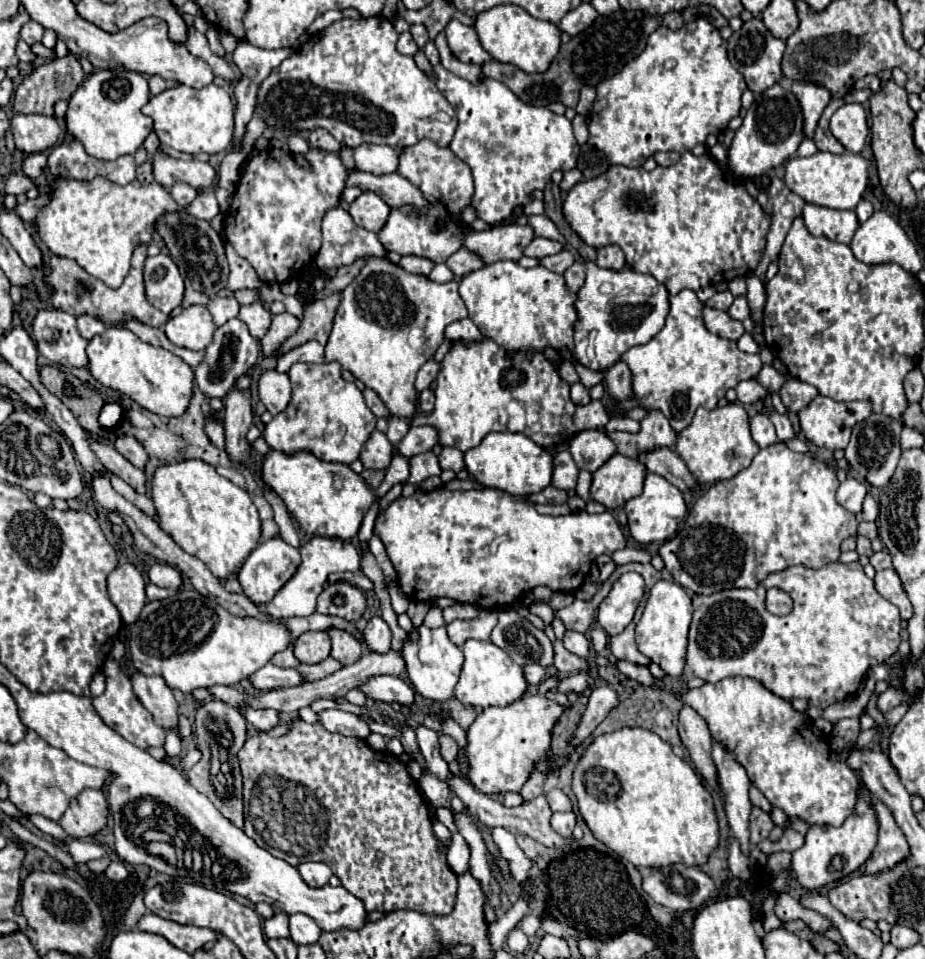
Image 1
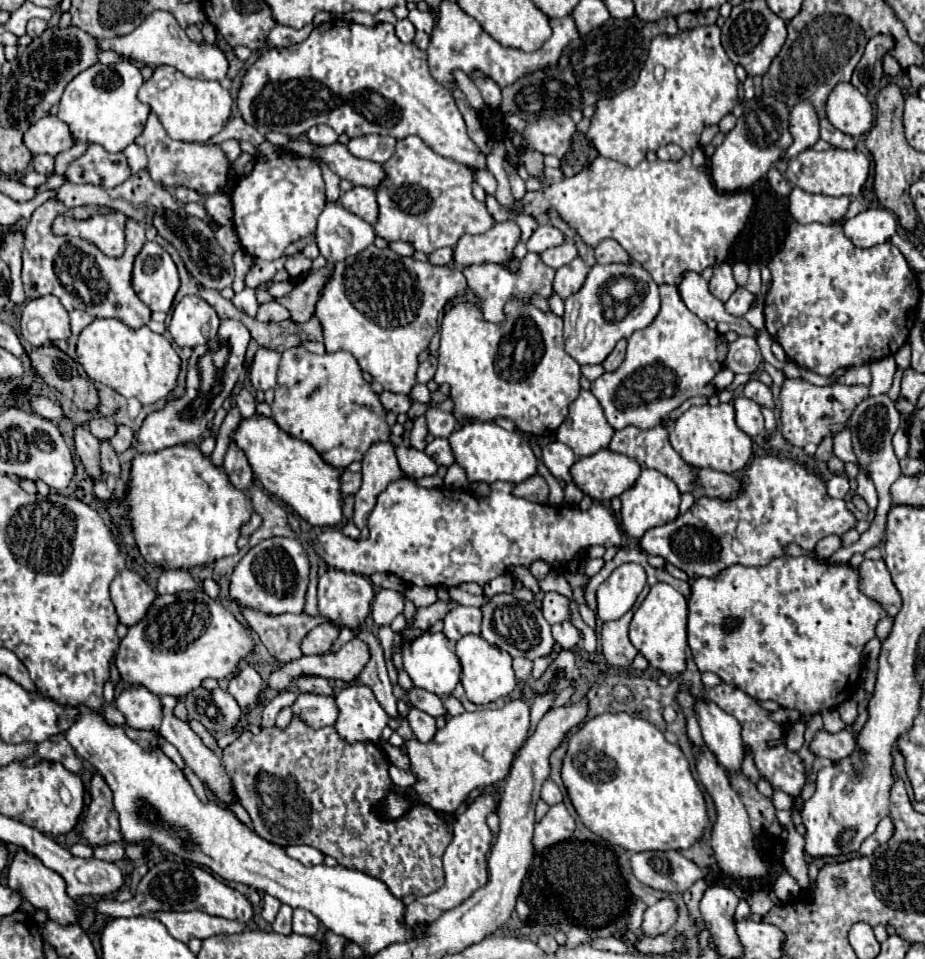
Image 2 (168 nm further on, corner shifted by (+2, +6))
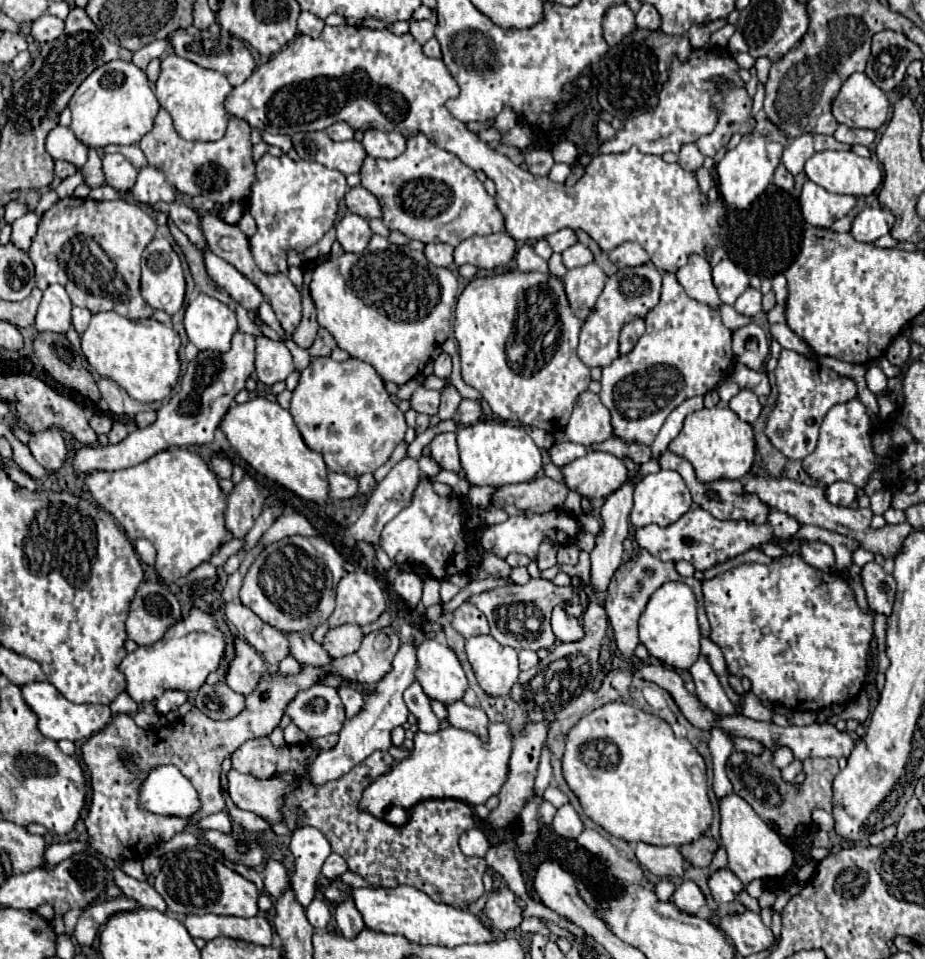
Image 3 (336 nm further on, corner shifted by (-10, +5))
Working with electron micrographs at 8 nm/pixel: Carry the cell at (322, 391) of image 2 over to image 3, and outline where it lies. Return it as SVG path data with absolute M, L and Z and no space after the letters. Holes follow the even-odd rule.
M312 357L310 365L300 371L300 381L292 391L290 413L304 443L324 457L326 467L330 471L346 473L352 477L374 473L380 465L384 465L396 445L404 439L404 433L408 429L404 413L392 403L390 395L384 389L382 377L370 363L364 363L360 359L334 361L332 357Z

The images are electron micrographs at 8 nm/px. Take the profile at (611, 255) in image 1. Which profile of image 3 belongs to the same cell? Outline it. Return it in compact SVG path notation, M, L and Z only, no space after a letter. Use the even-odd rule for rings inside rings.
M632 241L618 245L608 255L610 255L610 261L618 267L636 267L636 265L644 265L648 261L648 253L642 249L642 245L632 243Z

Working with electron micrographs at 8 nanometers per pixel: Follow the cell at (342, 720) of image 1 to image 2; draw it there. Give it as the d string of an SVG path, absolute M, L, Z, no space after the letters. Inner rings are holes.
M298 694L296 702L292 704L292 712L312 728L332 726L338 718L334 698L318 694Z

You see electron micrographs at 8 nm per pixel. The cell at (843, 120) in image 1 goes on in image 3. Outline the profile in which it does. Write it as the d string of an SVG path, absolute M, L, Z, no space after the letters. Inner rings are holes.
M866 73L850 75L834 99L832 113L838 123L858 129L880 129L888 119L888 99Z

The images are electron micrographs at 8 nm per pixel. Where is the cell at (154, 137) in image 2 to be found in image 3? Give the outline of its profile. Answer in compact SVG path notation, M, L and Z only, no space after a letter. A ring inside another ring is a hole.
M160 109L154 121L154 129L142 137L140 149L144 151L150 165L164 171L168 183L186 195L208 195L214 203L226 205L232 201L240 201L250 195L250 187L254 183L254 161L252 161L252 127L244 123L244 119L230 117L226 135L214 143L186 141L178 137L172 127L172 119L168 111Z

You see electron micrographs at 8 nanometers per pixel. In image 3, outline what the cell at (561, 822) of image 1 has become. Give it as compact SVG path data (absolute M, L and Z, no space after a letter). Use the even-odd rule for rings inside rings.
M566 803L566 805L562 805L562 807L556 811L552 829L554 829L554 833L560 835L560 837L576 839L576 837L584 831L584 825L582 825L578 813L574 811L574 807L572 807L570 803Z

